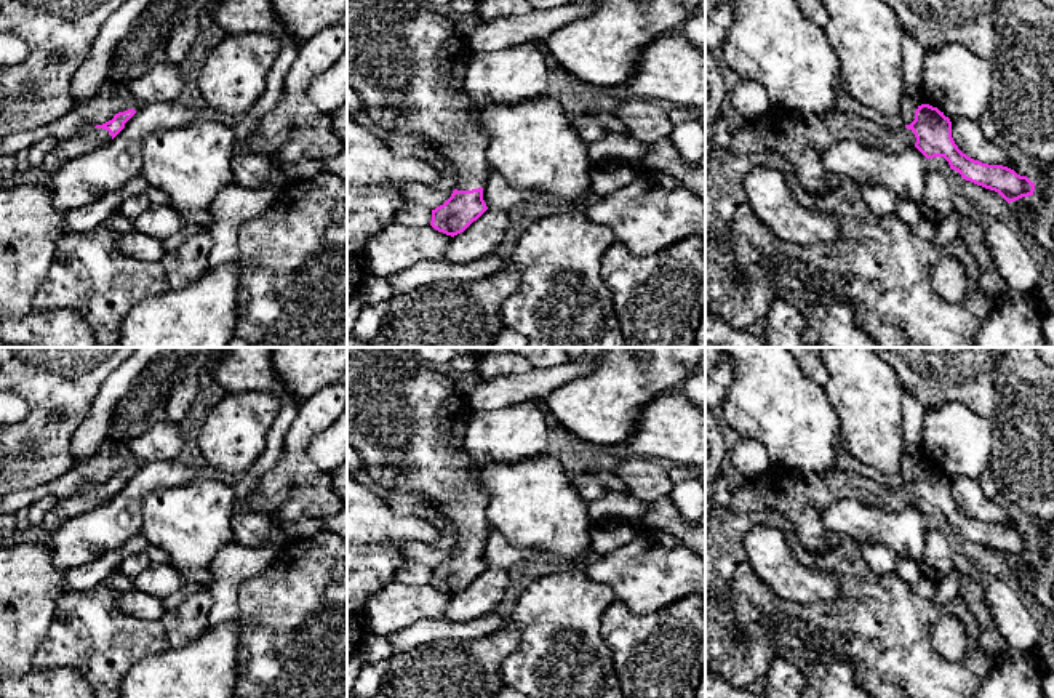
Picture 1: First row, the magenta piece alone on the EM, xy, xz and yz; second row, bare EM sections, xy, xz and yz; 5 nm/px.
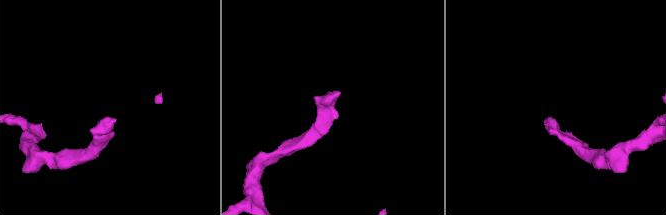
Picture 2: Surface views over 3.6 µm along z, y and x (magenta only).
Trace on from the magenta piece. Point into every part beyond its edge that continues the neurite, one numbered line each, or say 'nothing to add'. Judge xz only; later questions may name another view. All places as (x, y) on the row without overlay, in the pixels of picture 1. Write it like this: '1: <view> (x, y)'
1: xz (408, 423)

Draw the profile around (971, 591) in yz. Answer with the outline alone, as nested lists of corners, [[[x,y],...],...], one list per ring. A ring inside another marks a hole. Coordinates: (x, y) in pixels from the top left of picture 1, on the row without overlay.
[[[961,576],[958,596],[964,600],[968,610],[974,615],[979,626],[979,644],[982,650],[992,658],[1000,660],[1009,645],[1000,636],[988,604],[984,596],[984,580],[976,580],[972,576]]]

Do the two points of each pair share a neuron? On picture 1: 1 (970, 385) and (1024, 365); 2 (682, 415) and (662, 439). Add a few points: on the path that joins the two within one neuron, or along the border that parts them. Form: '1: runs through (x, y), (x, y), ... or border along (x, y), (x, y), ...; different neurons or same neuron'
1: border along (998, 364), (995, 372), (994, 415); different neurons
2: runs through (675, 421), (666, 433); same neuron

